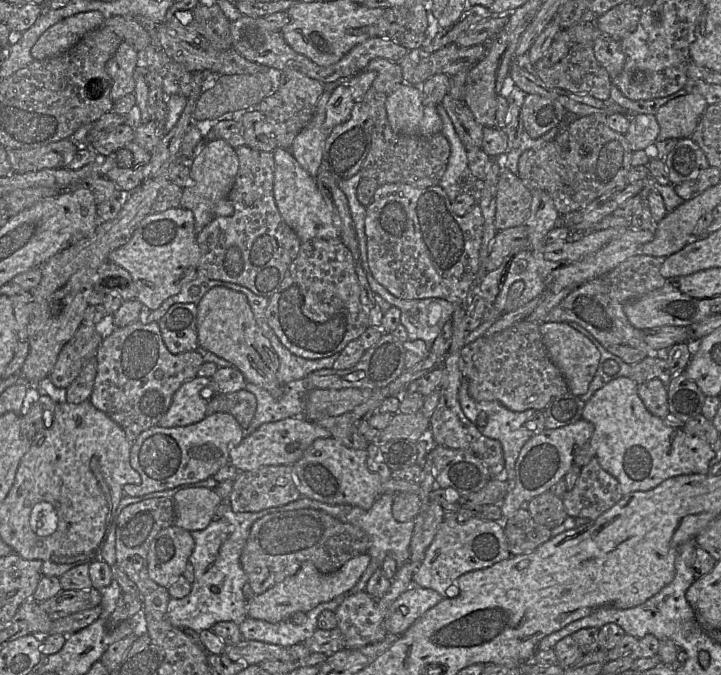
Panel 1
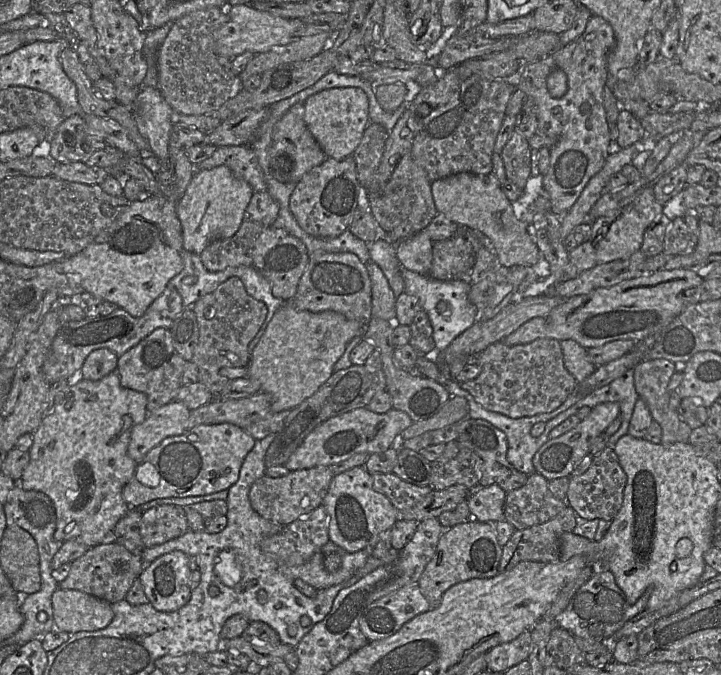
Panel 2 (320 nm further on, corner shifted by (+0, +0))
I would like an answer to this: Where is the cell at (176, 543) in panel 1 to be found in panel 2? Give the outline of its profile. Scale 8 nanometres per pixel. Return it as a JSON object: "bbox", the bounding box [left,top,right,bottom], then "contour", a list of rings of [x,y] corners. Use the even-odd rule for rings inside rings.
{"bbox":[138,550,191,612],"contour":[[[174,550],[145,565],[138,579],[152,606],[158,611],[171,612],[190,600],[191,572],[189,556]]]}

